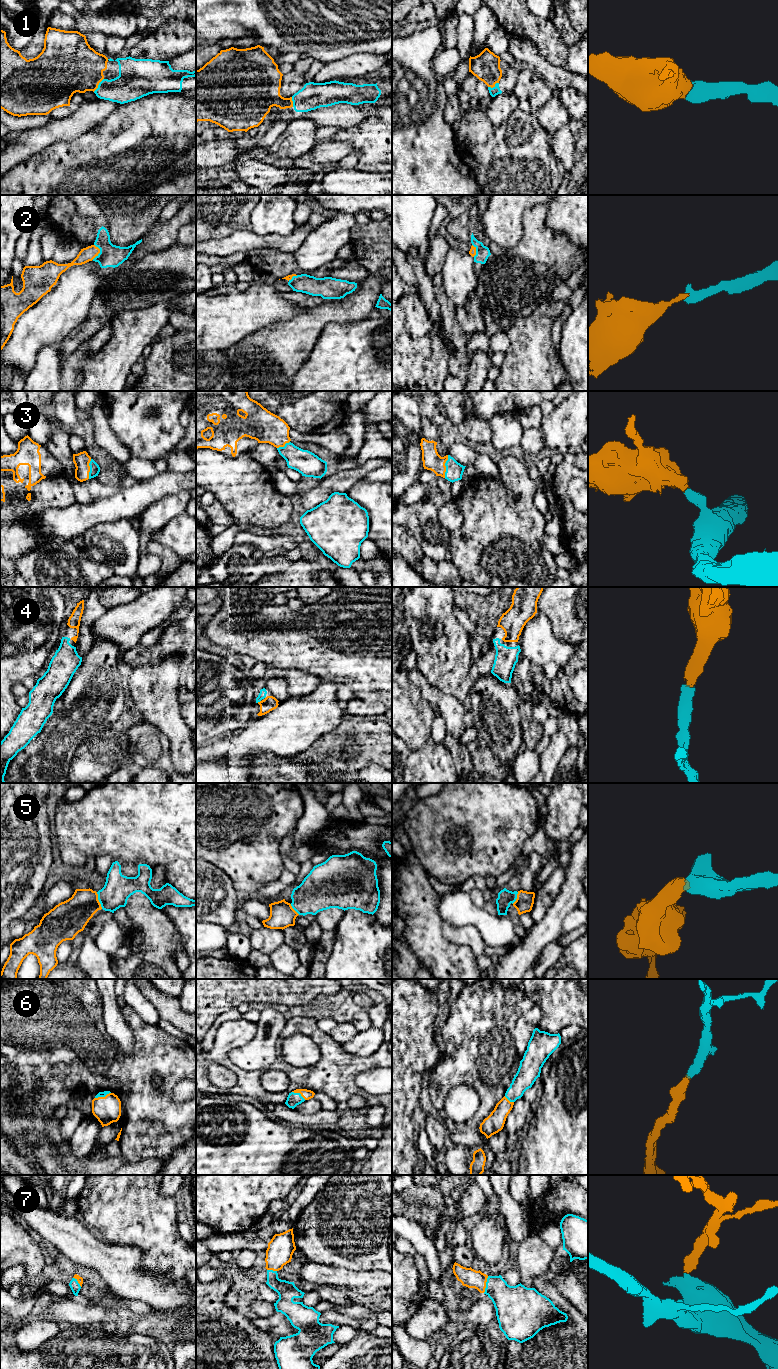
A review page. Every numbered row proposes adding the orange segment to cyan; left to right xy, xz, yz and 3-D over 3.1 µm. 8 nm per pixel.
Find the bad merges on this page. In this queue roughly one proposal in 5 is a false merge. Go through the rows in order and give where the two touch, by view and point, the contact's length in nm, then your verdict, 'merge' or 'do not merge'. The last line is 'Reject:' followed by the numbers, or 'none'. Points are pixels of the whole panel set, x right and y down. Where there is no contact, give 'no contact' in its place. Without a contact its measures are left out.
1: contact xy (98, 85); length 140 nm; merge
2: contact xy (100, 252); length 130 nm; merge
3: contact yz (445, 465); length 190 nm; merge
4: contact xz (258, 701); length 40 nm; merge
5: contact xy (98, 899); length 140 nm; merge
6: contact xy (102, 1096); length 140 nm; merge
7: contact yz (486, 1284); length 140 nm; merge
Reject: none

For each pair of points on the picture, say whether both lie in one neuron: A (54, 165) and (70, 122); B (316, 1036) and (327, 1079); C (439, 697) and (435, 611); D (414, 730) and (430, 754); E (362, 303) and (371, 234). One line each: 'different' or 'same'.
A: different
B: same
C: different
D: different
E: different

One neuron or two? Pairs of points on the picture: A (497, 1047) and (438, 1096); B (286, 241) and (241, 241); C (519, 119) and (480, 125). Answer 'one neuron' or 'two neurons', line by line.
A: one neuron
B: one neuron
C: one neuron

